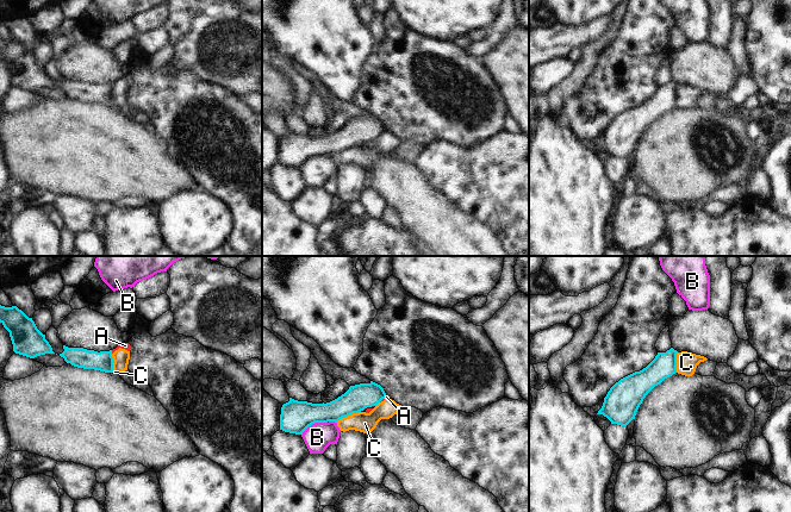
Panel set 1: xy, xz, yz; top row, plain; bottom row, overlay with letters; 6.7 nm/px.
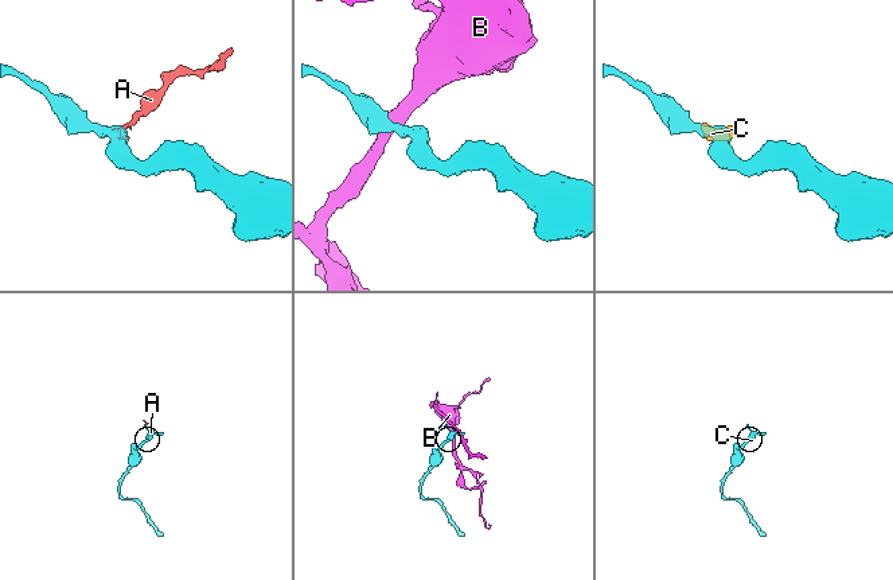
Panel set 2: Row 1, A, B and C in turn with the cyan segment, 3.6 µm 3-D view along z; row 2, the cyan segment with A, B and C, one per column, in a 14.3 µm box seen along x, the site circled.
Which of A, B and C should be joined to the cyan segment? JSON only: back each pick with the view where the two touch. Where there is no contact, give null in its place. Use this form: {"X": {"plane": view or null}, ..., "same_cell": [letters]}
{"same_cell": []}

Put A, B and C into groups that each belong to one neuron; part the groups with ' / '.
A C / B

